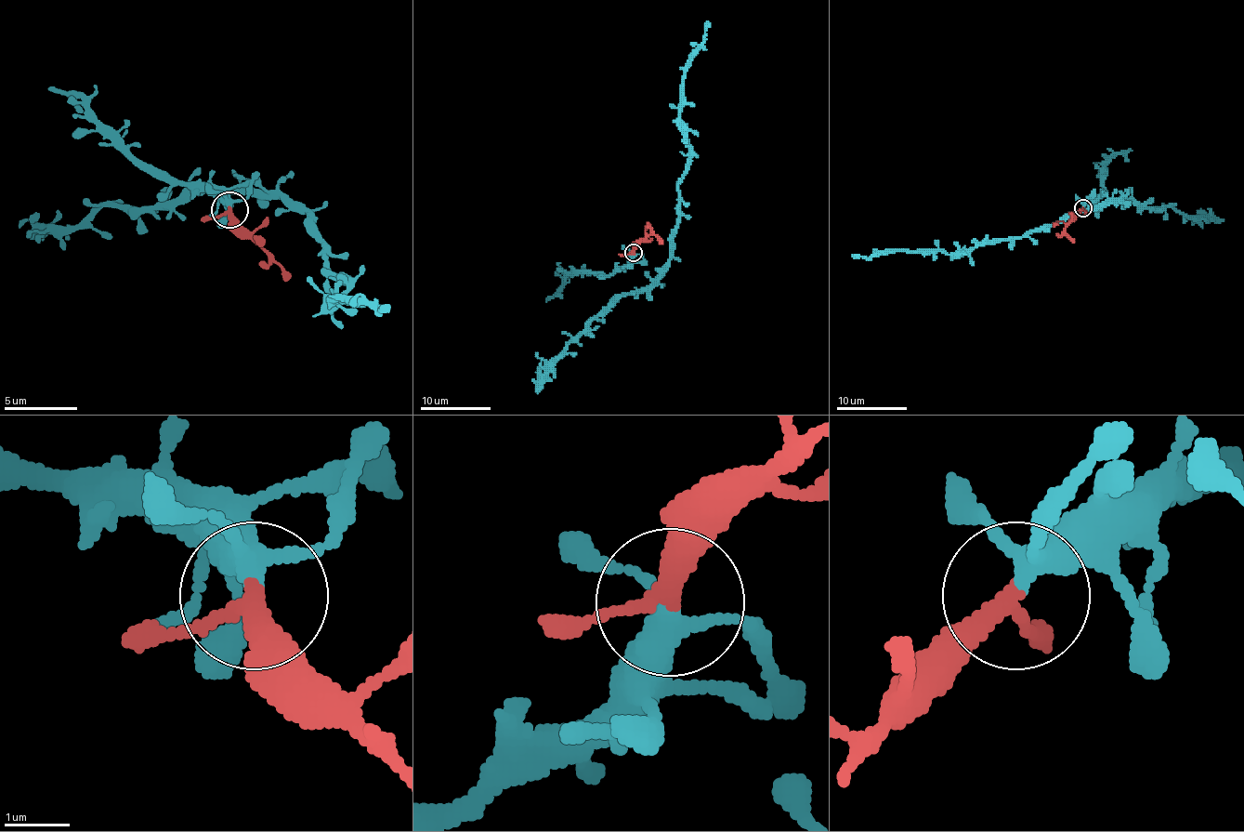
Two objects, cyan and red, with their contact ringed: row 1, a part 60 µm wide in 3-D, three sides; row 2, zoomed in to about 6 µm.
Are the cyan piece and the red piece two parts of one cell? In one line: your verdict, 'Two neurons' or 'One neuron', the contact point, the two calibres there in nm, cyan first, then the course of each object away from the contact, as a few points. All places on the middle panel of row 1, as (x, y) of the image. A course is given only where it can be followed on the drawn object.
One neuron. Place: (633, 253). Thickness 240 nm (cyan) against 280 nm. Course of cyan: (633, 252), (652, 279), (670, 257), (678, 180), (688, 157), (680, 120), (684, 67), (708, 21). Course of red: (633, 252), (648, 234), (654, 234), (661, 244)

